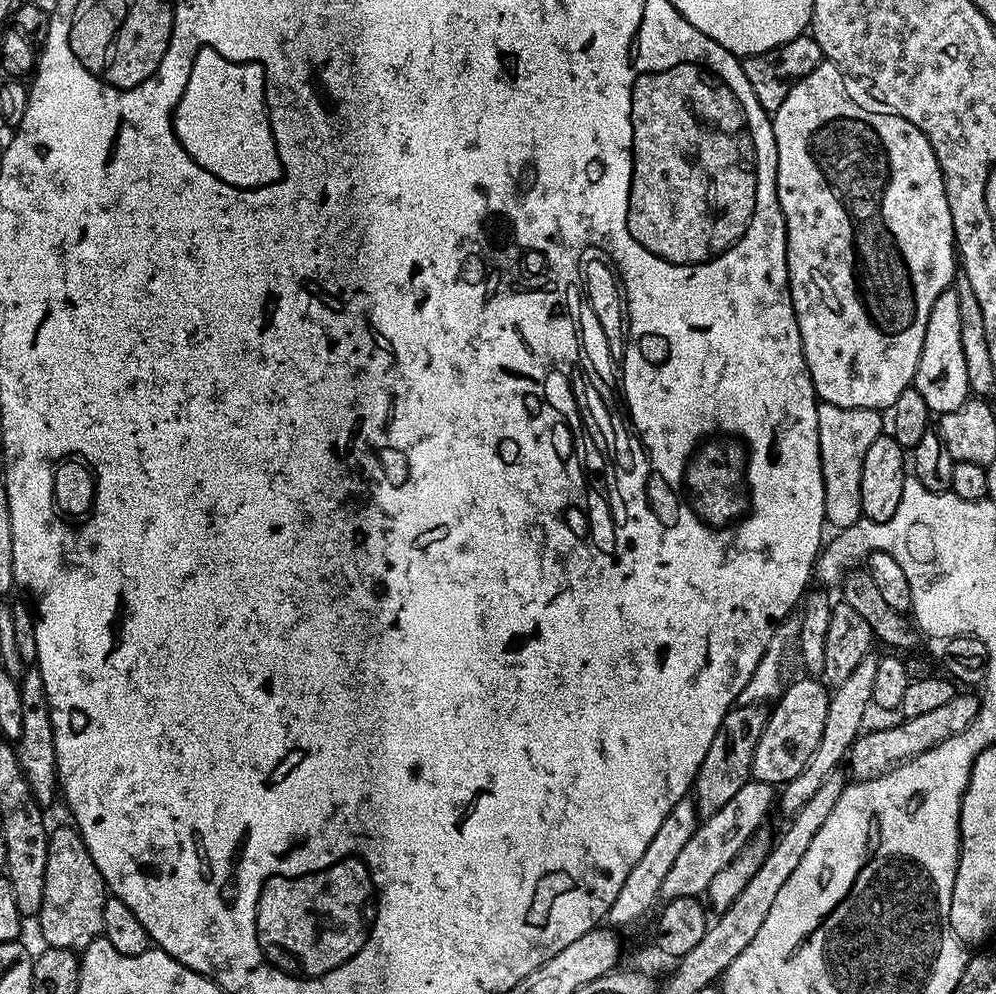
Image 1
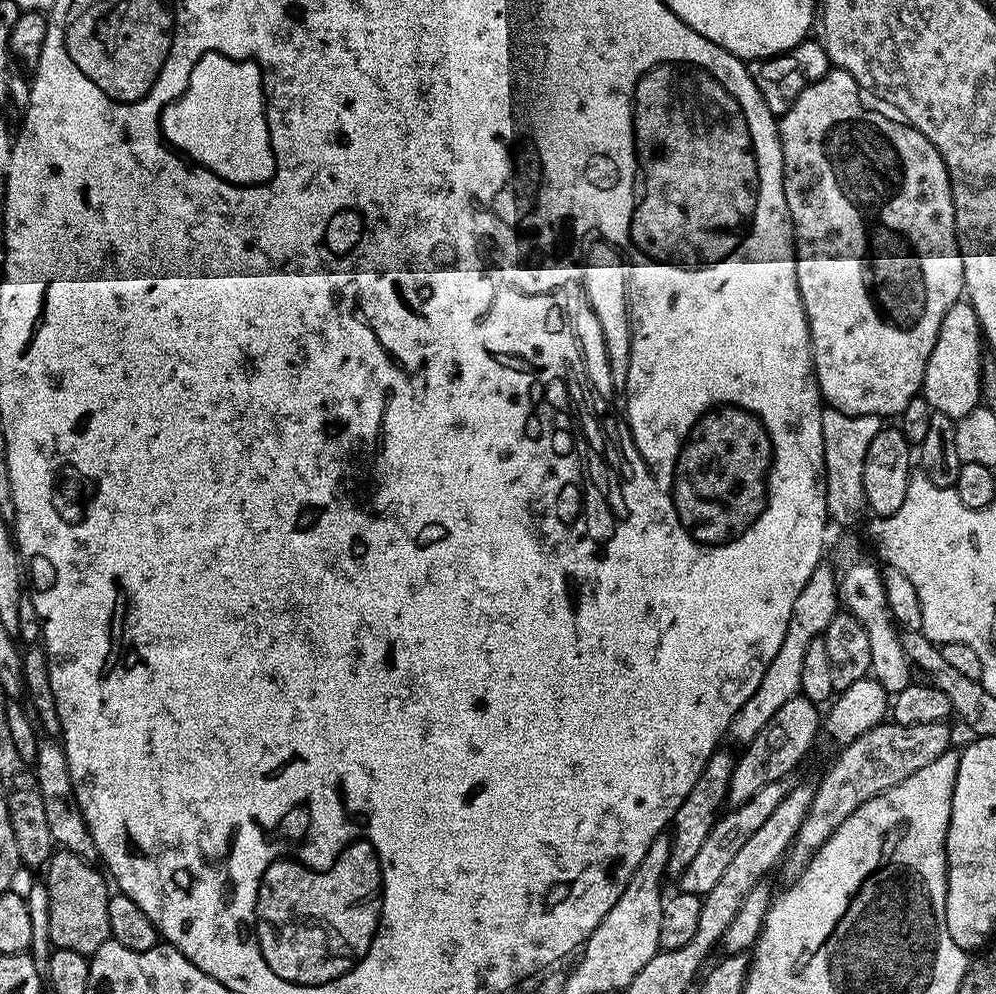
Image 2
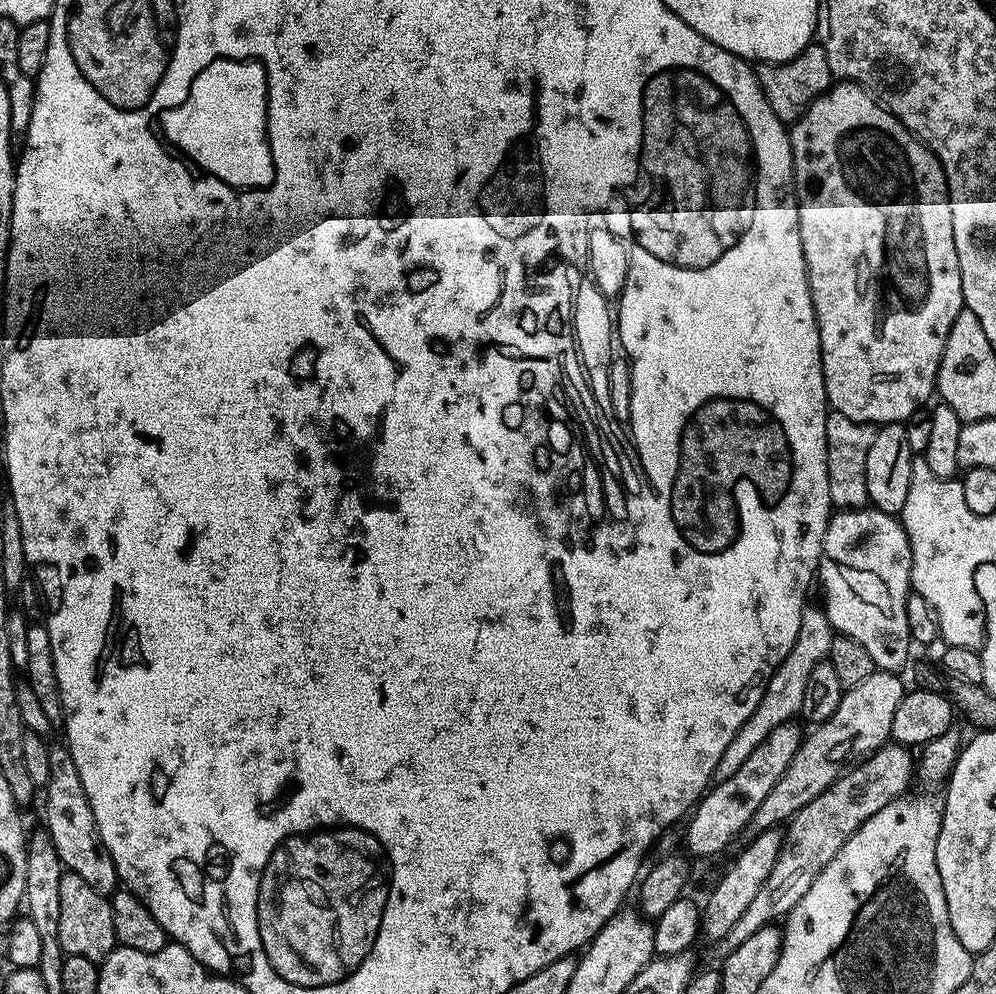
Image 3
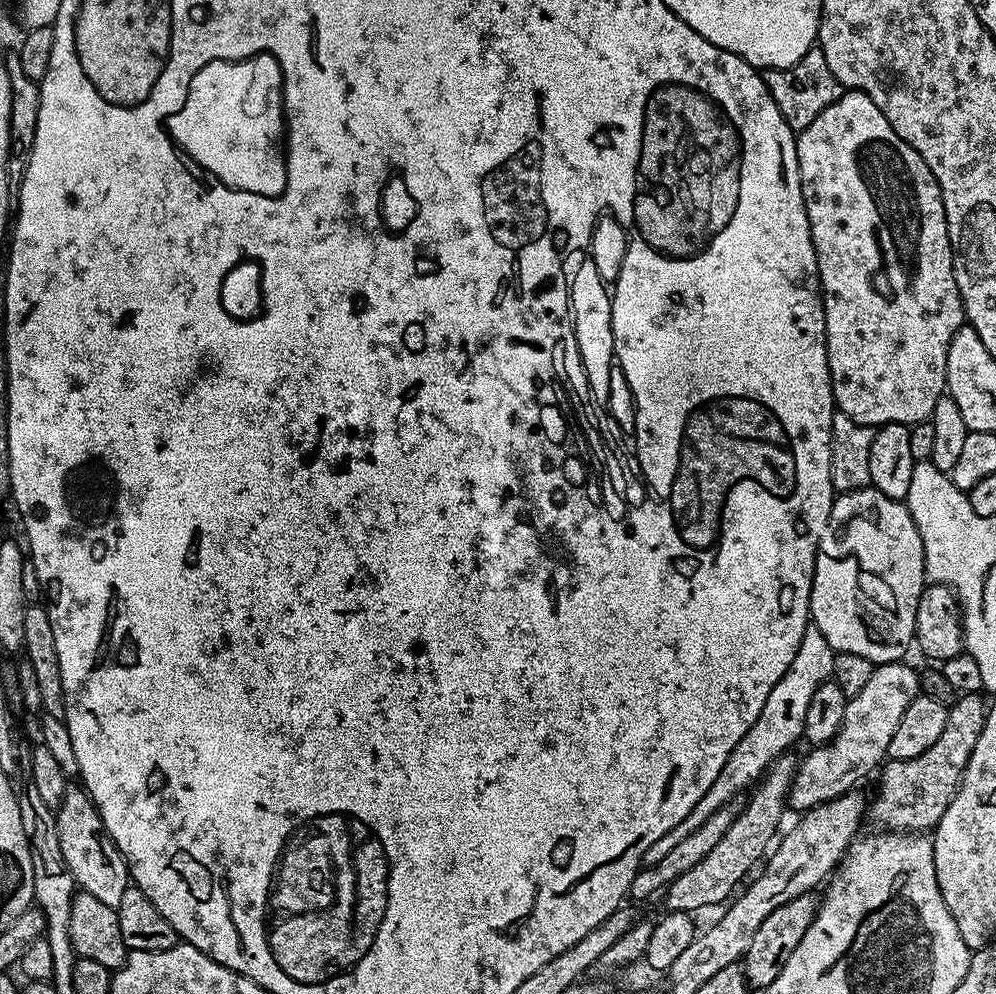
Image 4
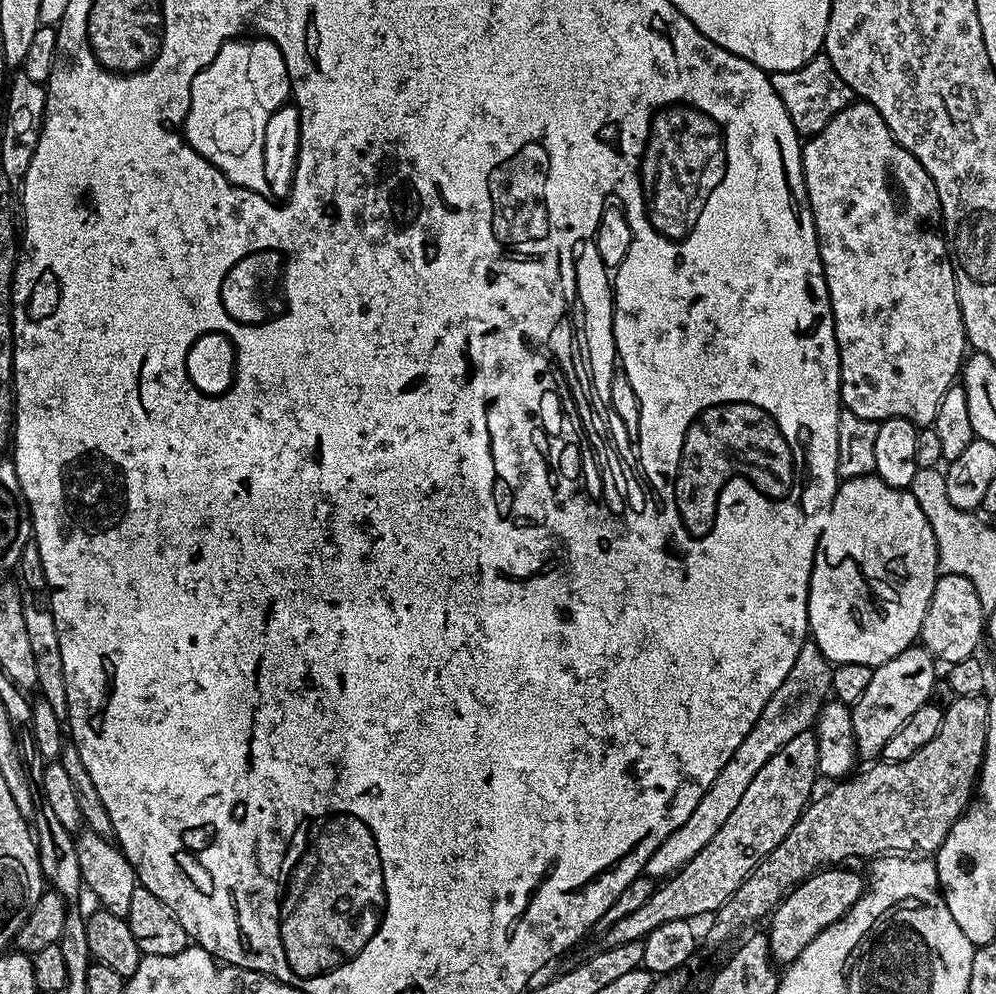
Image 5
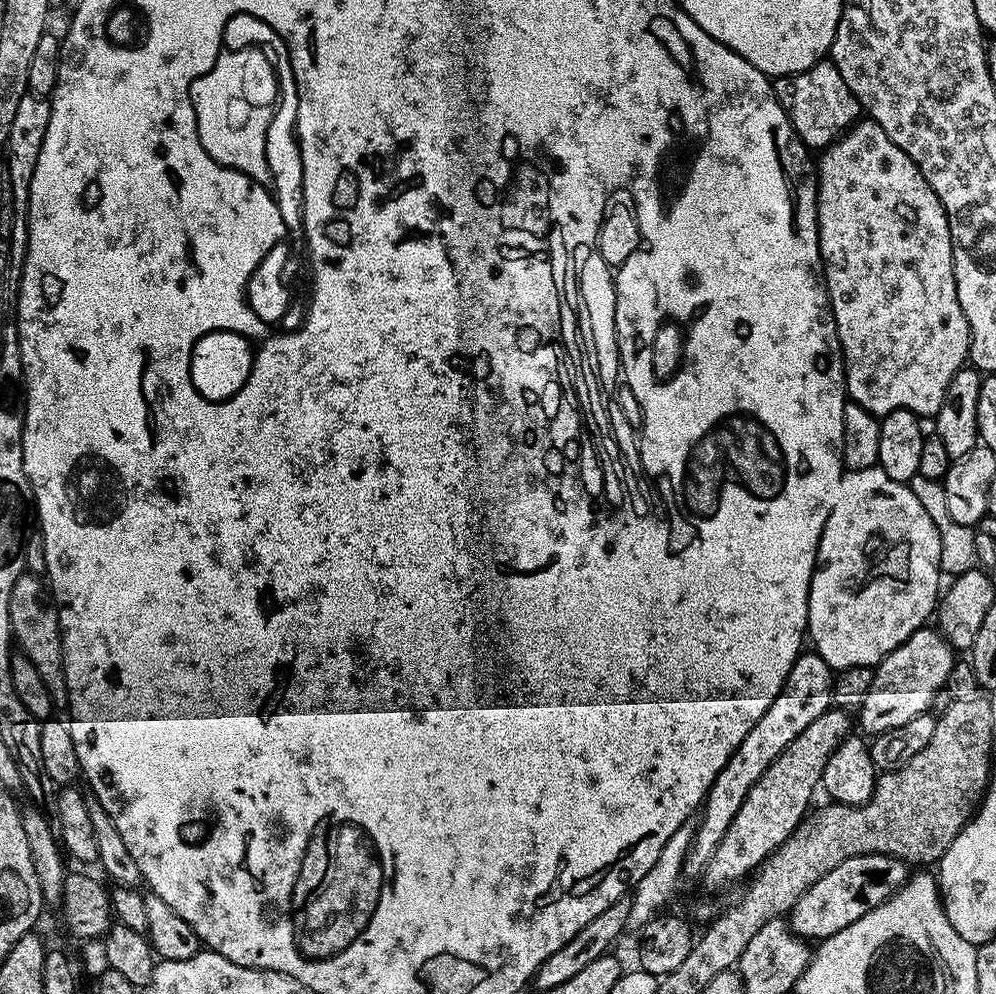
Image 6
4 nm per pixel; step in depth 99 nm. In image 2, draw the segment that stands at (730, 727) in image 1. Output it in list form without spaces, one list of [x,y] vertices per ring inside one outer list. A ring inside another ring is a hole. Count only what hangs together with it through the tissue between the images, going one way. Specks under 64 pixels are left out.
[[[724,750],[716,751],[706,762],[702,774],[698,774],[698,782],[694,782],[690,794],[686,794],[686,802],[682,802],[682,806],[678,806],[670,825],[672,849],[670,850],[670,862],[667,870],[669,877],[679,878],[686,870],[686,866],[690,866],[690,862],[698,854],[702,842],[706,842],[710,830],[715,826],[722,809],[725,807],[730,778],[735,766],[733,753],[724,752]]]

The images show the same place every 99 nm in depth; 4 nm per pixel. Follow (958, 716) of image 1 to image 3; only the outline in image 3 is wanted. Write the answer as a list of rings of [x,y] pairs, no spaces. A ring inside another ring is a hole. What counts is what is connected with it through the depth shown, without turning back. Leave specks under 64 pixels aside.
[[[889,742],[871,756],[849,767],[822,794],[818,794],[814,802],[798,810],[798,814],[787,821],[774,870],[770,870],[766,882],[762,882],[762,887],[751,900],[746,914],[742,914],[742,918],[734,922],[730,934],[719,941],[721,953],[733,952],[735,948],[742,946],[742,942],[746,942],[746,938],[750,938],[750,934],[787,917],[792,908],[802,902],[802,894],[810,890],[814,878],[818,878],[830,858],[834,858],[834,854],[842,850],[844,843],[860,829],[862,822],[874,818],[874,814],[878,814],[878,810],[882,810],[882,806],[886,806],[891,800],[905,795],[909,791],[908,783],[911,780],[914,780],[913,749]]]

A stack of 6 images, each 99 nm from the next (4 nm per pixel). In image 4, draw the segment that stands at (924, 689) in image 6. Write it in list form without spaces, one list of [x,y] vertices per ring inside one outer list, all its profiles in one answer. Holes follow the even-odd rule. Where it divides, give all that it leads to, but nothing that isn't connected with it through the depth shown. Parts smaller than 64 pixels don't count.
[[[908,662],[895,664],[877,664],[870,674],[870,682],[858,690],[856,696],[849,699],[846,714],[838,734],[828,744],[821,744],[811,749],[805,760],[796,765],[794,782],[788,791],[787,807],[803,814],[819,804],[838,798],[843,792],[853,791],[863,776],[877,771],[885,763],[890,746],[890,737],[898,730],[906,706],[915,696],[921,695],[922,676],[919,671],[908,665]]]

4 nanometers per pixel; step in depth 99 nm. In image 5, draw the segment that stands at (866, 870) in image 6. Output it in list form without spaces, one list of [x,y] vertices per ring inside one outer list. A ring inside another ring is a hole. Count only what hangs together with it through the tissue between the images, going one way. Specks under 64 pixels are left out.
[[[828,866],[813,872],[777,904],[766,927],[768,949],[777,965],[792,964],[794,958],[798,958],[798,954],[802,954],[802,950],[806,950],[806,946],[810,946],[810,942],[814,942],[822,930],[834,926],[834,922],[842,919],[854,902],[858,902],[866,887],[865,877],[846,869],[844,866]]]

